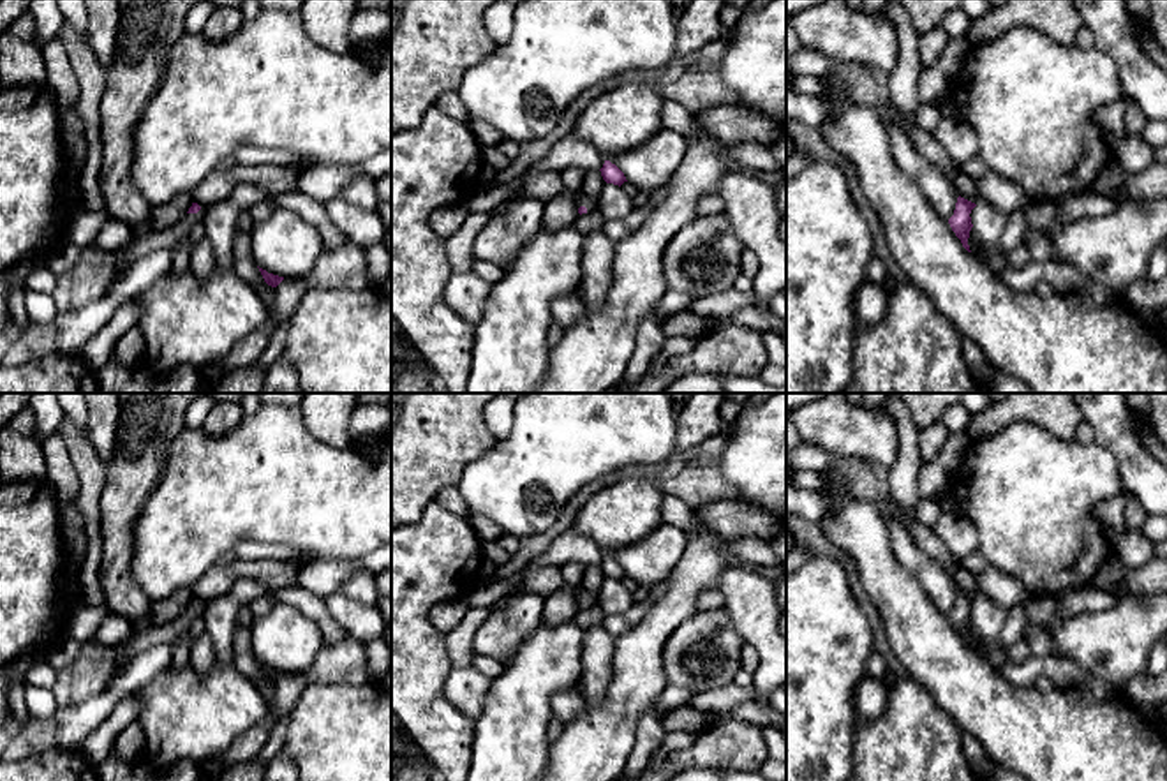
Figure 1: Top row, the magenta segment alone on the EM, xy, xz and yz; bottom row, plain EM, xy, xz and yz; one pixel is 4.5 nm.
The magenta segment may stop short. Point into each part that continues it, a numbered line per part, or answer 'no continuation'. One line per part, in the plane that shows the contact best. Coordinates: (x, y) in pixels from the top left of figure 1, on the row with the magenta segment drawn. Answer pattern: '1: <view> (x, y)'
1: xy (161, 238)

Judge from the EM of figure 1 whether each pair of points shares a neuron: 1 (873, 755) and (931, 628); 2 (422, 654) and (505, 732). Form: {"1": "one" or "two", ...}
{"1": "two", "2": "two"}

